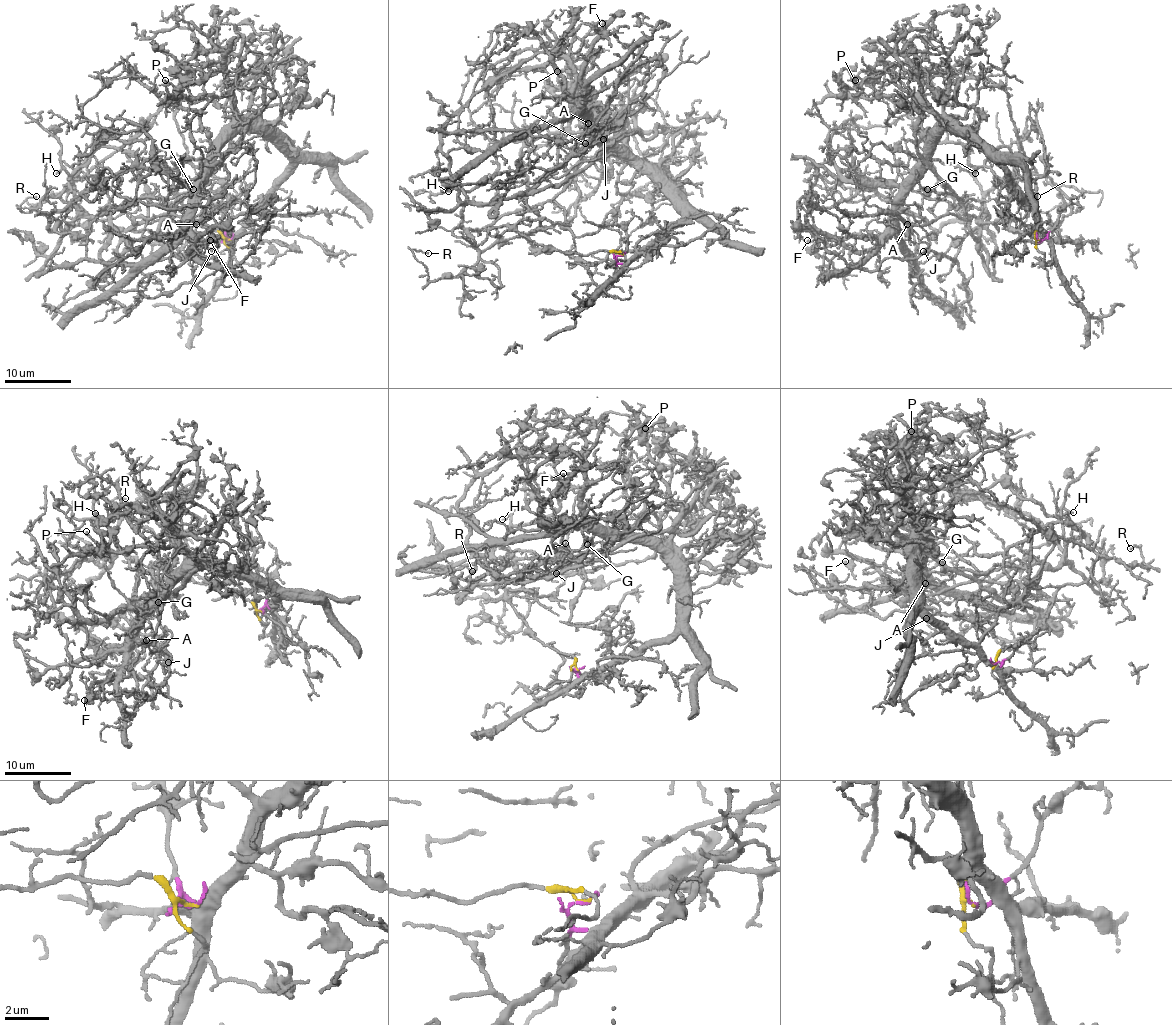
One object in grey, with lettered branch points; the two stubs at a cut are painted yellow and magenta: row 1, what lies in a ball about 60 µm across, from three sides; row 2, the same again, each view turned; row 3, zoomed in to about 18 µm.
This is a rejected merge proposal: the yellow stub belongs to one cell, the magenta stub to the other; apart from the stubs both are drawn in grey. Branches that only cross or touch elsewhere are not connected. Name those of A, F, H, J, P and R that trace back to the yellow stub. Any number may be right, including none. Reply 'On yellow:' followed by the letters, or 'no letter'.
On yellow: H, J, R

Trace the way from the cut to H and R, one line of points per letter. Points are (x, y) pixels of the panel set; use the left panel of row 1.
H: (229, 238), (213, 230), (117, 230), (61, 198), (69, 178), (74, 188), (64, 170), (56, 173)
R: (229, 238), (213, 230), (154, 235), (94, 220), (61, 193), (86, 175), (22, 212), (22, 203), (35, 197)

